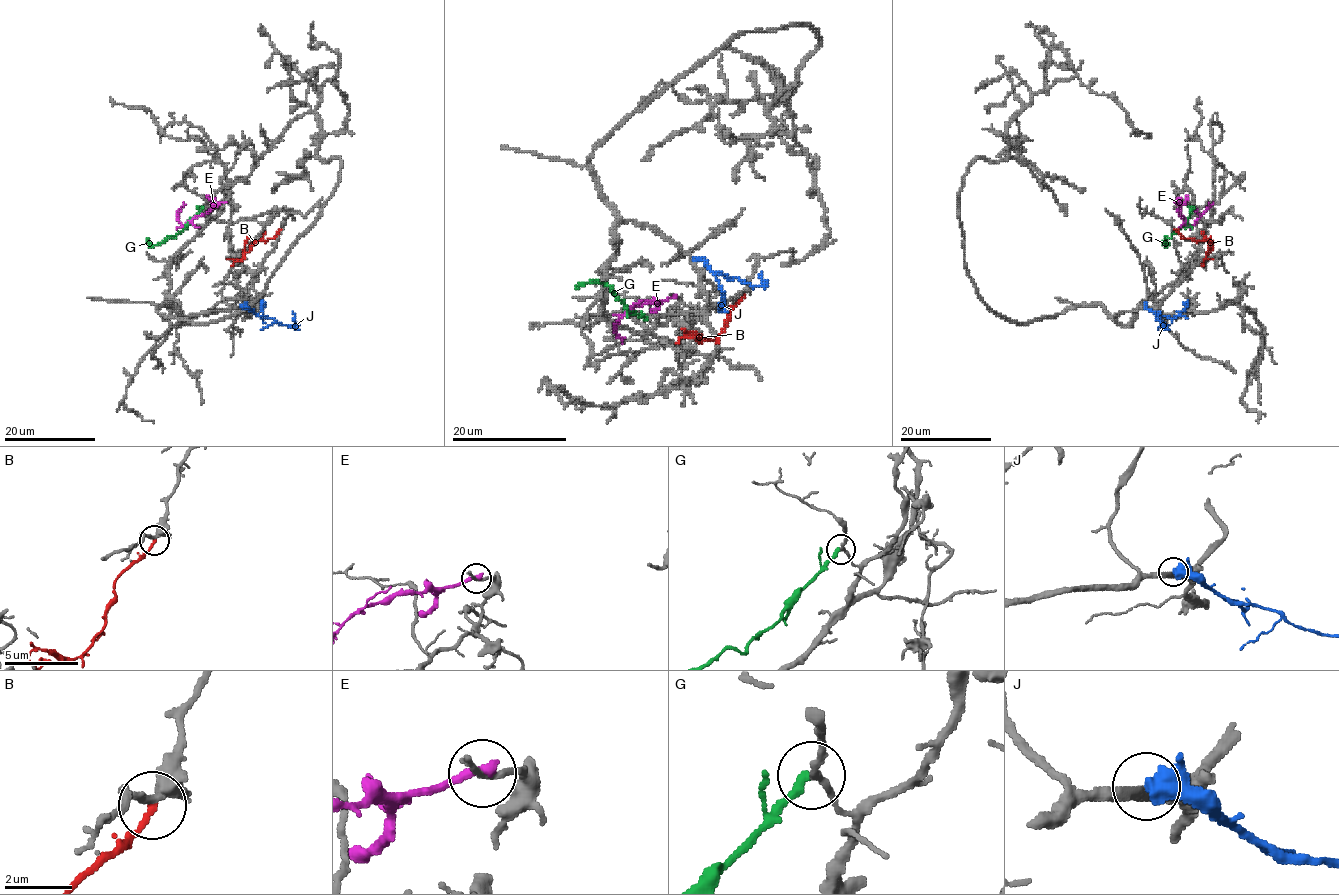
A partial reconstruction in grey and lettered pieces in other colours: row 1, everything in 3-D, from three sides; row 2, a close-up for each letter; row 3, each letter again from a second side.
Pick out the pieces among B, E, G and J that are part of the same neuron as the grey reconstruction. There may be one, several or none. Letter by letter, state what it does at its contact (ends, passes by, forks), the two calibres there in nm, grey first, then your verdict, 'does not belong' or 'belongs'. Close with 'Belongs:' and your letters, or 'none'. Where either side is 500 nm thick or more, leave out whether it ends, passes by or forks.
B: it ends | 240/160 nm | does not belong
E: it ends | 140/280 nm | does not belong
G: it ends | 190/260 nm | does not belong
J: 340/500 nm | does not belong
Belongs: none

